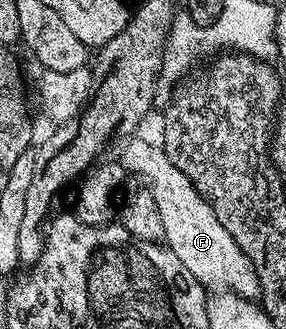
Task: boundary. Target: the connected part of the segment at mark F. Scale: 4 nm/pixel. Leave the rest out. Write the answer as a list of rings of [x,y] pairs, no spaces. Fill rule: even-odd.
[[[132,139],[124,147],[122,162],[125,172],[134,174],[151,187],[154,205],[158,205],[158,217],[162,217],[163,242],[194,273],[194,277],[205,289],[223,289],[233,295],[252,301],[260,294],[260,282],[252,262],[246,253],[226,233],[222,221],[214,217],[214,209],[194,189],[190,177],[166,157],[163,146],[147,143],[144,139]]]

